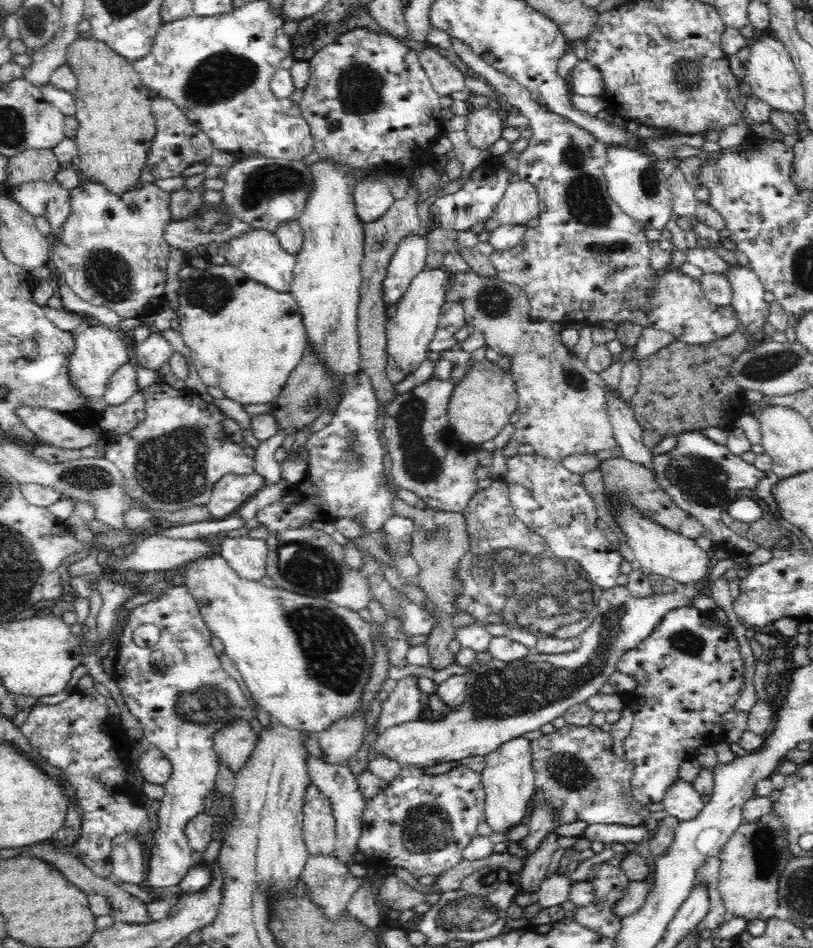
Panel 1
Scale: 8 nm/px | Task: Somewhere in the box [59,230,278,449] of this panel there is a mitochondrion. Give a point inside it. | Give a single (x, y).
(108, 273)

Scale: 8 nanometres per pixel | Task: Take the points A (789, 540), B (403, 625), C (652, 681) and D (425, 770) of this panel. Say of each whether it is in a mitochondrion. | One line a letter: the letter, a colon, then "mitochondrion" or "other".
A: other
B: other
C: other
D: other

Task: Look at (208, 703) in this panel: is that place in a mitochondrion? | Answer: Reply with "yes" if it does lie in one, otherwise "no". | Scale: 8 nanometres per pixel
yes

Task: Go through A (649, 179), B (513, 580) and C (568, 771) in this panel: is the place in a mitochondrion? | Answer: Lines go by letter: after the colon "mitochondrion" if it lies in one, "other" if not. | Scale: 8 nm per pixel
A: mitochondrion
B: mitochondrion
C: mitochondrion

